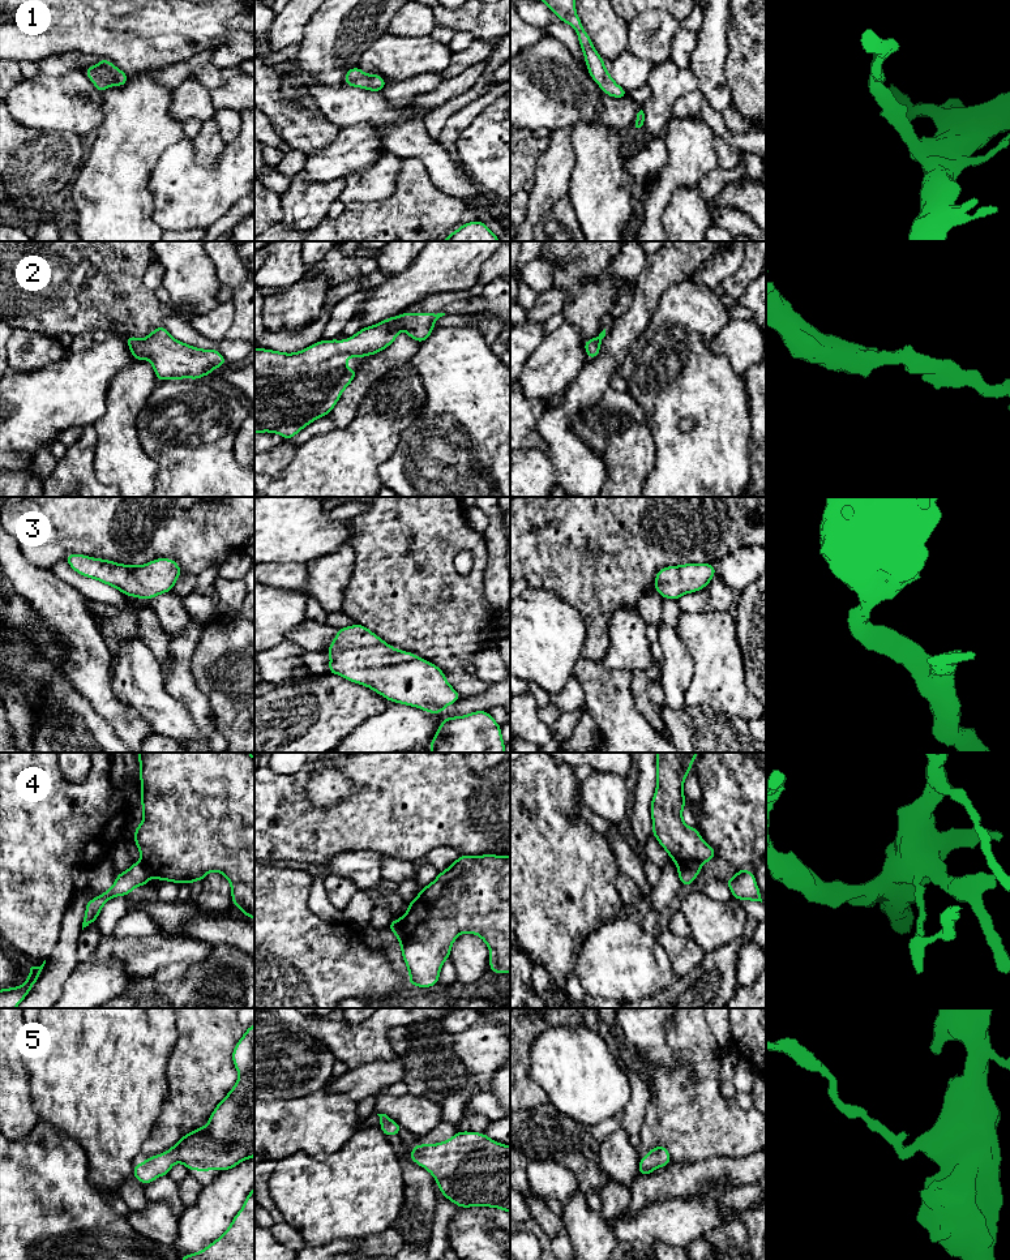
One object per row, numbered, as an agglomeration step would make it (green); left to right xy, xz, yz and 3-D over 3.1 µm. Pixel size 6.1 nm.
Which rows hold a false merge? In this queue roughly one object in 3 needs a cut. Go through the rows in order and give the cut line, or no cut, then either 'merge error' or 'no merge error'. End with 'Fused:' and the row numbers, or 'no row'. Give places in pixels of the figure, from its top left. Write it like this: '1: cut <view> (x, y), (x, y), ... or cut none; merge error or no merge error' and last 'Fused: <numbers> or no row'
1: cut none; no merge error
2: cut none; no merge error
3: cut none; no merge error
4: cut yz (701, 864), (683, 862), (677, 866); merge error
5: cut none; no merge error
Fused: 4

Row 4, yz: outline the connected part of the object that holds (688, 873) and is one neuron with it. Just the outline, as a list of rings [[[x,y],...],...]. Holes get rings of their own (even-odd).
[[[697,862],[679,865],[677,874],[680,877],[681,886],[690,886],[698,877],[698,873],[701,871],[701,866],[702,865]]]

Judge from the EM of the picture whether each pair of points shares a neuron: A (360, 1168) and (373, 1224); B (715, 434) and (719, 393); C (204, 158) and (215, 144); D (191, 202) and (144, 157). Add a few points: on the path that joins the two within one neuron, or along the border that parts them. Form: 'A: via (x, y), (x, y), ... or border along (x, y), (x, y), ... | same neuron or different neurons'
A: via (364, 1182), (371, 1190), (372, 1209) | same neuron
B: via (719, 424), (719, 403) | same neuron
C: via (206, 154), (212, 148) | same neuron
D: border along (174, 144), (150, 176), (154, 198) | different neurons

